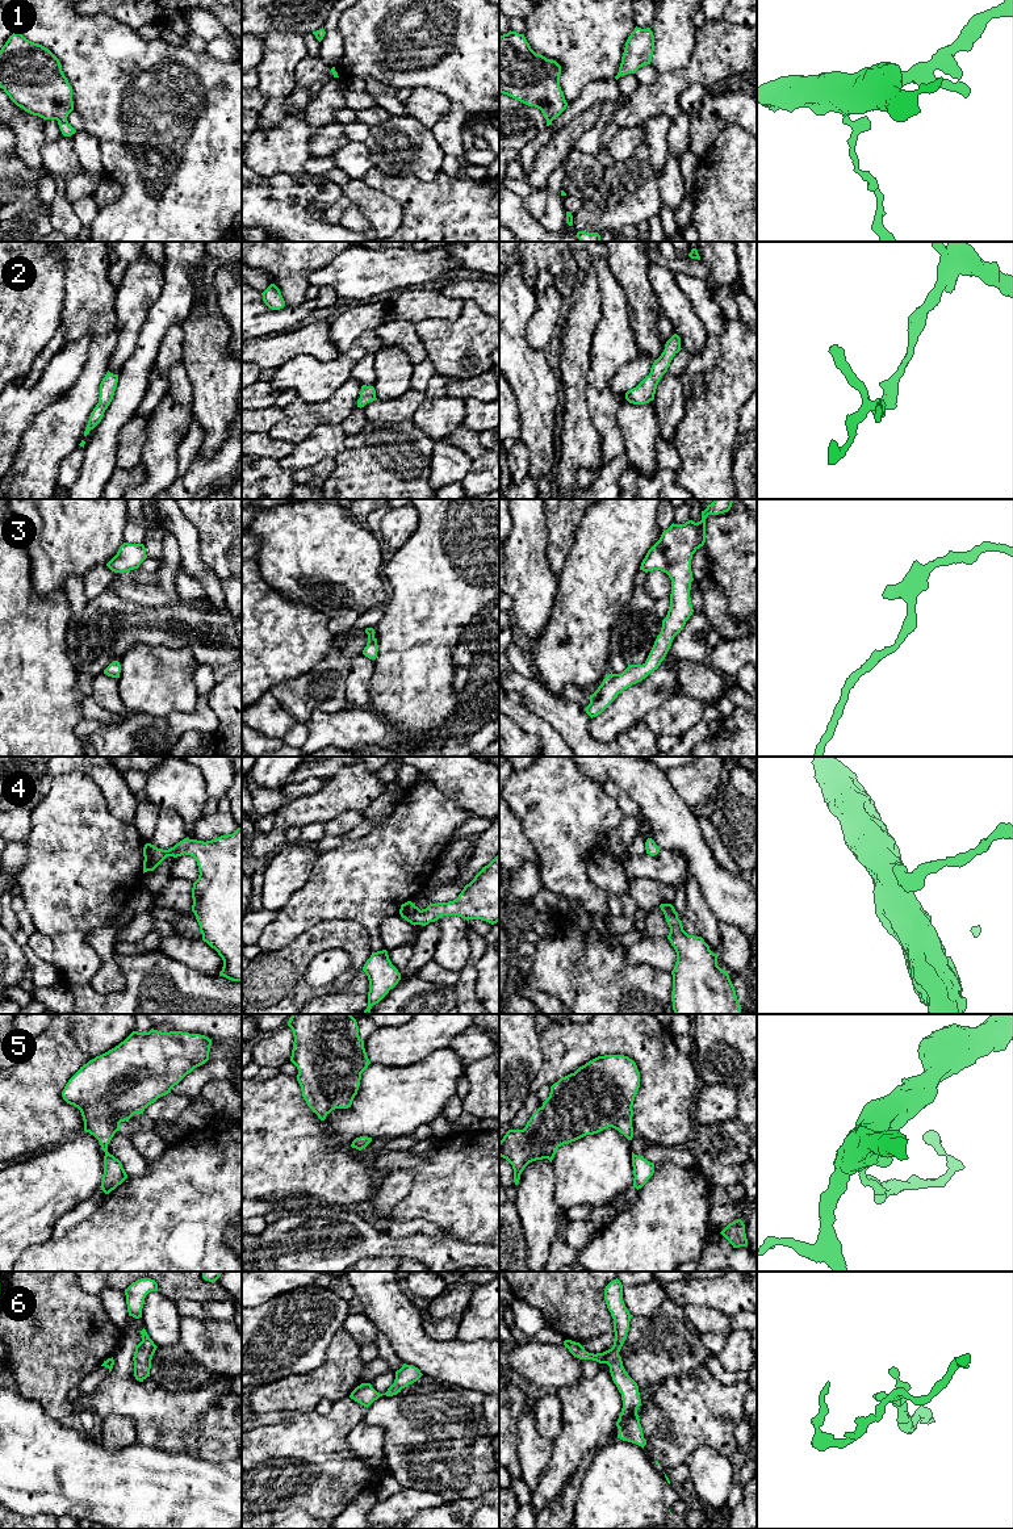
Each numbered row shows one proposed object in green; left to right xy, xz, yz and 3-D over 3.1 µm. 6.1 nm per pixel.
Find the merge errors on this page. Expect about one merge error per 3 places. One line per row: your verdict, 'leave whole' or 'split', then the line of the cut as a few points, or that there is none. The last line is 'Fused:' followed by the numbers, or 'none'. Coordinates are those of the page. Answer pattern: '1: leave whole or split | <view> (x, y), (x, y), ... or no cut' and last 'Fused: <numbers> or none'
1: leave whole | no cut
2: leave whole | no cut
3: leave whole | no cut
4: leave whole | no cut
5: leave whole | no cut
6: leave whole | no cut
Fused: none

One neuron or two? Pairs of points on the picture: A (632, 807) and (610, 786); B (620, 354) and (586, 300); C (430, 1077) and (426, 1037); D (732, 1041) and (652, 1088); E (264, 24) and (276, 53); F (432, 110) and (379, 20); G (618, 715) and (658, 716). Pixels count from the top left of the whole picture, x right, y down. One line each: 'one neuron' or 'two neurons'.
A: one neuron
B: two neurons
C: two neurons
D: two neurons
E: two neurons
F: two neurons
G: two neurons

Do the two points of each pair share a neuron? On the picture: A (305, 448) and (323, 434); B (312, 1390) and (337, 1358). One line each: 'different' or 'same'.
A: same
B: same

